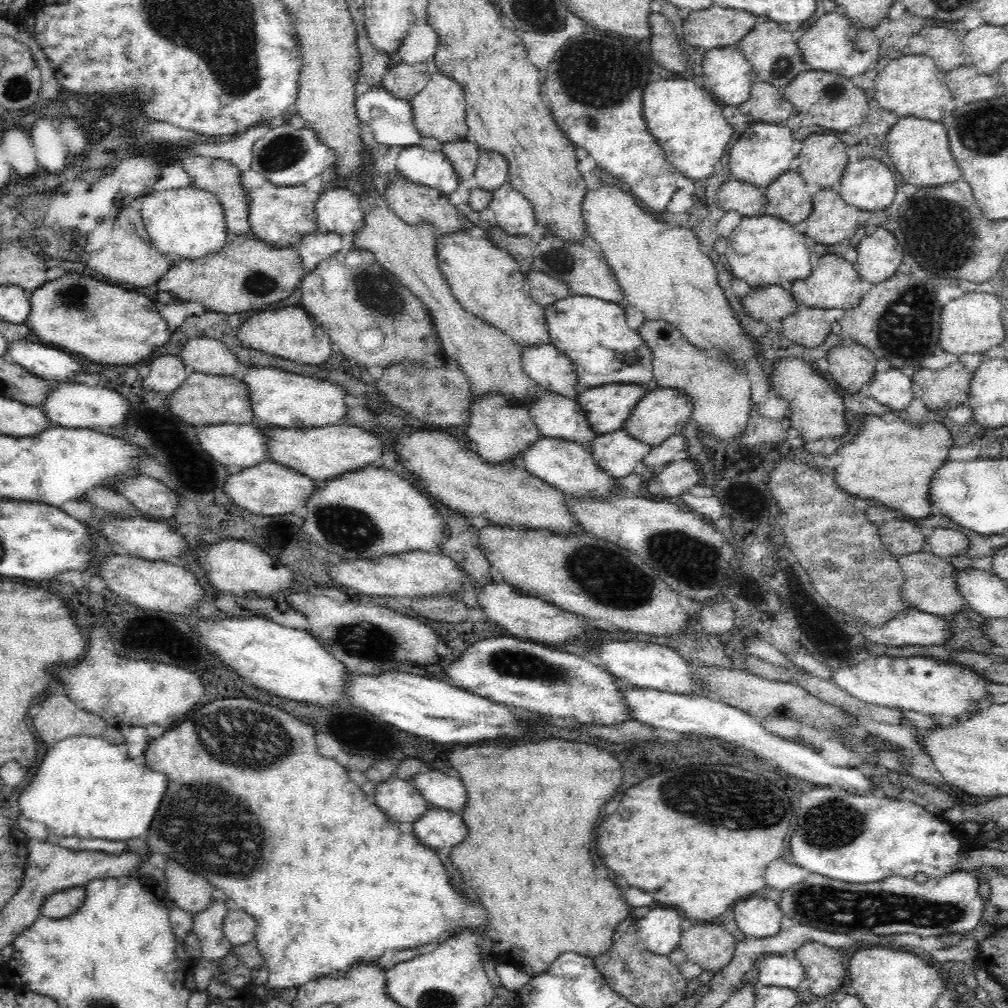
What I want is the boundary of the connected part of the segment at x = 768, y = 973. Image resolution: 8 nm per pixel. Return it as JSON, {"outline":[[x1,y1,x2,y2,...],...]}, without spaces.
{"outline":[[768,953,757,961,756,967,758,983,755,989,774,986,796,991,805,978,802,963,794,955]]}

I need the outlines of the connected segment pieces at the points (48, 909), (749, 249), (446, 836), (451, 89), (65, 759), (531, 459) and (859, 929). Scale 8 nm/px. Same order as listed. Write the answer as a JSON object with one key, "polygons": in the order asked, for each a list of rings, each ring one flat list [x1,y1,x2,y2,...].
{"polygons":[[[84,887,68,888,44,900,41,914,52,920,67,918,78,912,86,899,87,890]],[[768,214,742,217,742,222,725,239,727,249,724,255,731,274,745,280,751,288,776,284,789,290,794,280,808,277,809,273,812,272,812,264,810,263,812,249,809,239,804,234,795,232,792,224,788,224,787,221,783,221,779,217]],[[430,806,413,821,413,832,420,844,438,851,442,848,453,848,464,840,466,824,451,809]],[[431,68,428,84,412,96,409,101,413,112,413,123,424,138,436,138,443,145,448,142,460,142,470,138,467,127,467,104,460,84,448,78,439,70]],[[69,736,48,749,42,760,42,766,32,782,20,794,20,815,28,820,48,826,50,835,78,838,98,838,104,840,128,840,142,837,148,830,154,812,167,790,167,778,158,771,146,768,144,764,134,764,128,758,127,746,115,744,106,737]],[[540,434,536,441,532,441,521,451,519,464,523,468,565,494,572,493,572,495,578,497,589,495,606,497,612,493,618,493,618,487,616,487,617,478,611,477,600,470,593,457,590,456,589,448,576,444,575,441]],[[967,870,930,878,922,885,900,876,889,876,876,883,844,884,810,873,802,882,781,892,779,906,786,924,803,924,836,934,912,933,922,938,954,934,971,936,984,912,979,884,979,875]]]}

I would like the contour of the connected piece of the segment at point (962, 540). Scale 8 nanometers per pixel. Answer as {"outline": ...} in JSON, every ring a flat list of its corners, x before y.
{"outline":[[936,527,932,535,925,538,924,551,932,552,939,557,960,556,968,550,968,538,950,528]]}

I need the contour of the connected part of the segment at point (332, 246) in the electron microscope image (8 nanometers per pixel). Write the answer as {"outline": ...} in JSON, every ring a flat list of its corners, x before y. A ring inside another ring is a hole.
{"outline":[[322,230,305,233,297,242,297,248,306,275,312,272,320,261,332,256,333,253,340,252,340,234]]}

